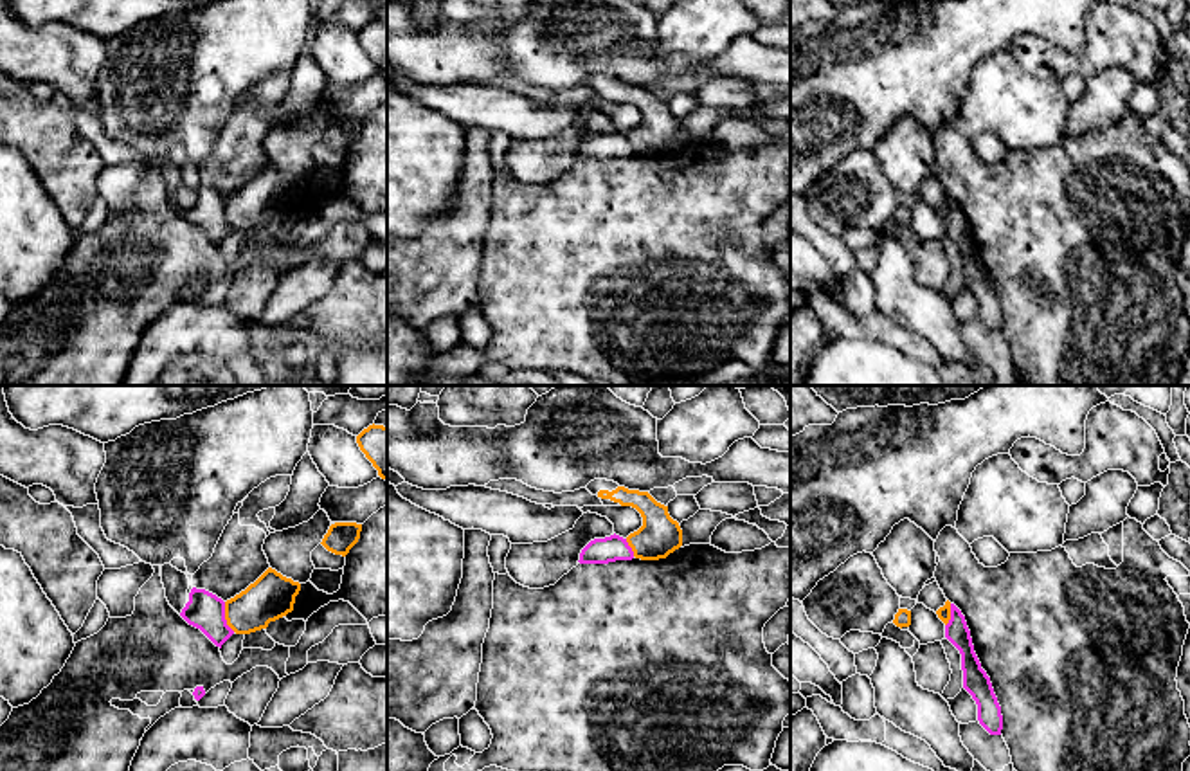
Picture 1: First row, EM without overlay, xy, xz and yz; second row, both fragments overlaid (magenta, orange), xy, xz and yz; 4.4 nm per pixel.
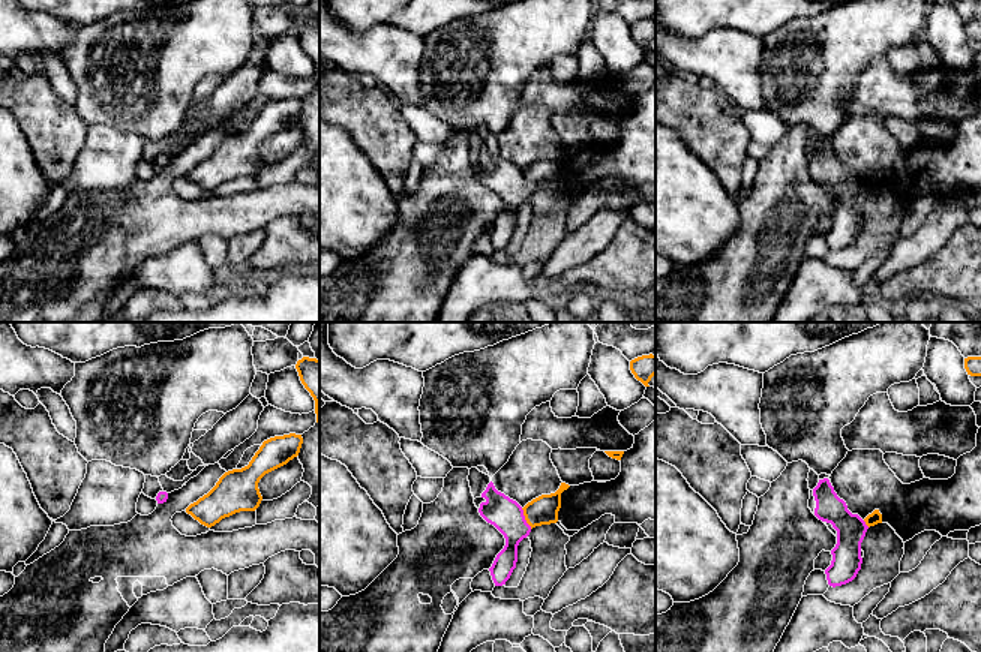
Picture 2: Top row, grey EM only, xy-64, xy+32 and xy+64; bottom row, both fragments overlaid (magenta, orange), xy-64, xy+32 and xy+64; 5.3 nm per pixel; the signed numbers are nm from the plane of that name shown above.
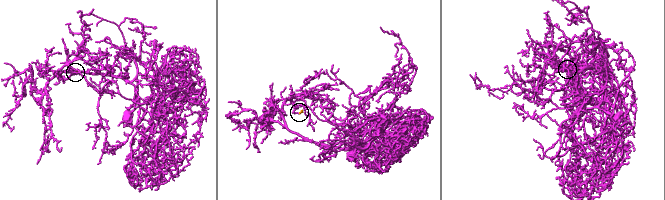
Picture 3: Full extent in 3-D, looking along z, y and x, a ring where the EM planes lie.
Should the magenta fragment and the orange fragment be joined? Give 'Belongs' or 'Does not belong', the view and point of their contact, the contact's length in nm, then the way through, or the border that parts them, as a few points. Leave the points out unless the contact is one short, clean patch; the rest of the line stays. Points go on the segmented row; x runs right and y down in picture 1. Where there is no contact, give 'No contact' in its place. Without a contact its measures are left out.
Does not belong. Touches magenta at xy (224, 616). Shared border 140 nm. Boundary: xy (224, 602), (224, 618), (234, 631)

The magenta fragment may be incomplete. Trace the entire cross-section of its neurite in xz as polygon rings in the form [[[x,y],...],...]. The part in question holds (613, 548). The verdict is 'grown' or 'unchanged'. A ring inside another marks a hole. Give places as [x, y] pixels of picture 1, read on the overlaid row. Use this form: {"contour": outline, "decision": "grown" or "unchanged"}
{"contour": [[[610,535],[605,539],[590,540],[580,553],[580,564],[609,564],[616,560],[632,560],[634,551],[627,539]]], "decision": "unchanged"}

